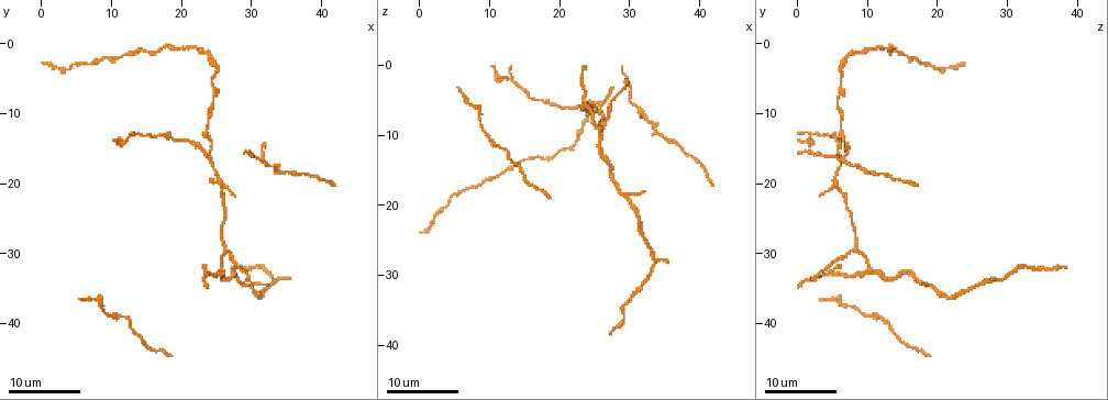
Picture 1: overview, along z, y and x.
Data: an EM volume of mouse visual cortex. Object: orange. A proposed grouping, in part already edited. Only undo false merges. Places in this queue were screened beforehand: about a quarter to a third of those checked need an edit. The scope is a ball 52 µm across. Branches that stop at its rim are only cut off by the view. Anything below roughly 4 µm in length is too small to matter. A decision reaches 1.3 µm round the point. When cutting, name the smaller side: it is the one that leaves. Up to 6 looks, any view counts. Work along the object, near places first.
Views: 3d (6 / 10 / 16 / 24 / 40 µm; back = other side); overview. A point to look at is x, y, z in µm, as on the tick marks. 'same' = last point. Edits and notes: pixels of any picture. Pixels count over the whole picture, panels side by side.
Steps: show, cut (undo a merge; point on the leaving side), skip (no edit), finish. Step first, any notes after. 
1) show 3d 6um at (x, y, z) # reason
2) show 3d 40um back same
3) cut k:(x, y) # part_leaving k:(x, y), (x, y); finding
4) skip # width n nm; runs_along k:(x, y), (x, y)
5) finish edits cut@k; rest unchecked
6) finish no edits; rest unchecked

show 3d 16um at (25.0, 19.0, 5.5)

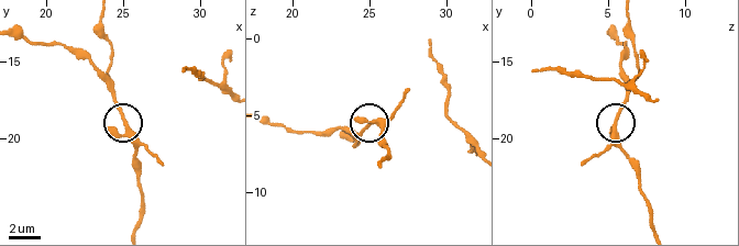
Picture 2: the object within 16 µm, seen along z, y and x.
show 3d 10um at (25.0, 19.0, 5.4) # zoom in

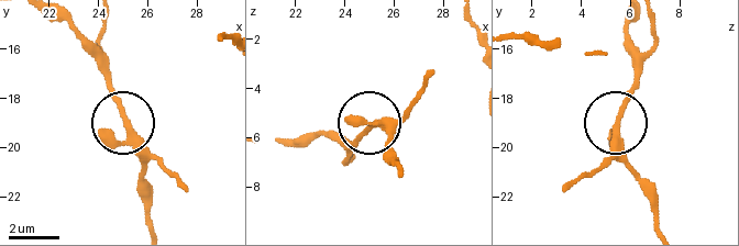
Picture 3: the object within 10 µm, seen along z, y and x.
skip # width 190 nm; all the same cell

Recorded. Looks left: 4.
show 3d 24um at (26.5, 30.0, 8.0) # side arm on a straight run

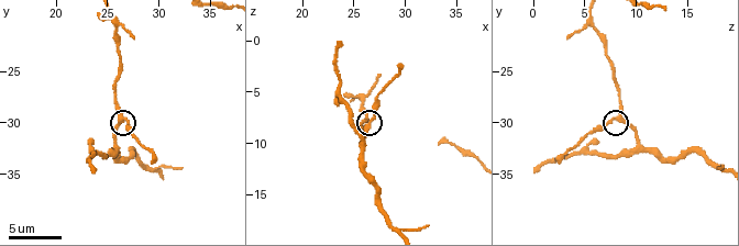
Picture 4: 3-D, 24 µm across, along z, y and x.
show 3d 6um at (26.6, 29.6, 7.8)

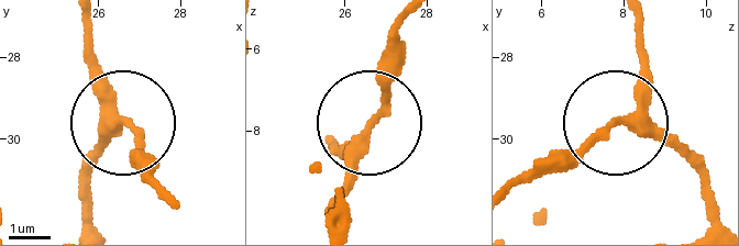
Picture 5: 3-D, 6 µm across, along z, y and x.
skip # width 240 nm; runs_along 5:(92, 26), (92, 79), (131, 132), (141, 180); one cell here

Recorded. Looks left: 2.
show 3d 16um at (19.0, 14.0, 6.0) # thick turns thin

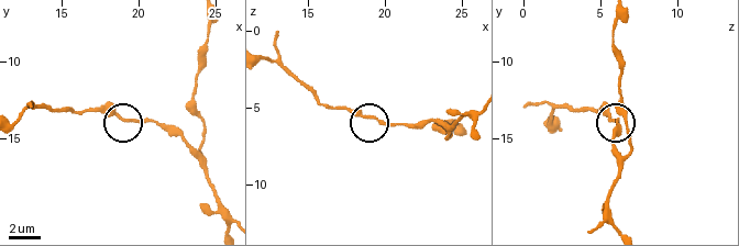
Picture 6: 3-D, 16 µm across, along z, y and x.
show 3d 6um at (19.4, 14.0, 5.8)

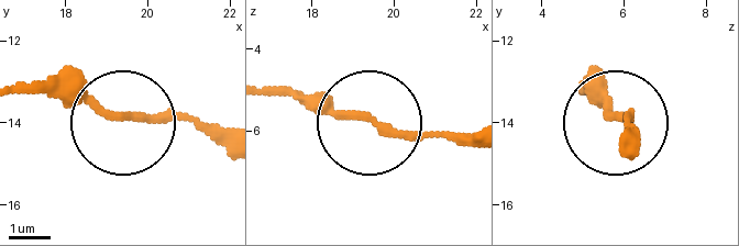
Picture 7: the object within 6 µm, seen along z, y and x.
skip # runs_along 7:(220, 145), (177, 121), (114, 121), (20, 89); all the same cell

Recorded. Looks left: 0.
finish no edits; rest unchecked

